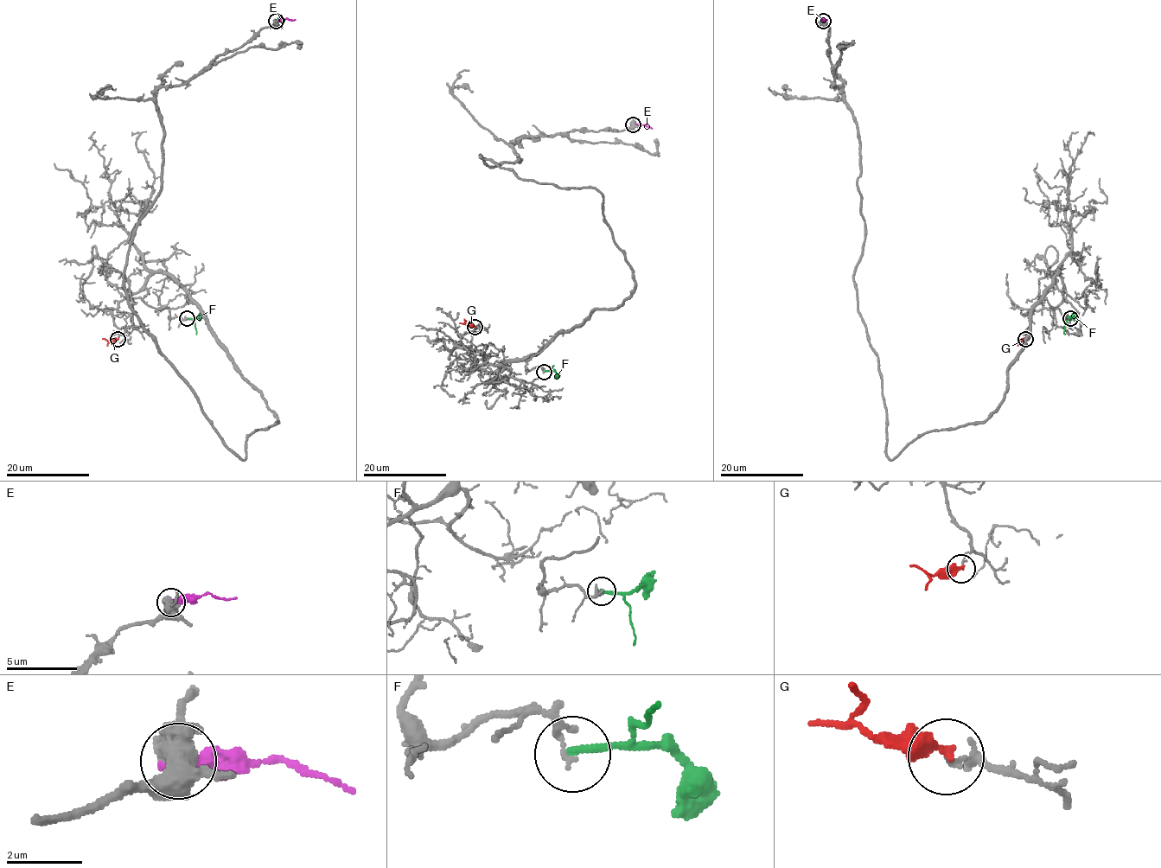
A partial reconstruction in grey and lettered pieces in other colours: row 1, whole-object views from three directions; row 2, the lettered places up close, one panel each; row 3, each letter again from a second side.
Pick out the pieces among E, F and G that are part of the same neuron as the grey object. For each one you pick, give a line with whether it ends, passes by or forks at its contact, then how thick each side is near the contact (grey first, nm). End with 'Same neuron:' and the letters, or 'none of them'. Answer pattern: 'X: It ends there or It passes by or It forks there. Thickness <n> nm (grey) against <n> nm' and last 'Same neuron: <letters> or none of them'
Same neuron: none of them

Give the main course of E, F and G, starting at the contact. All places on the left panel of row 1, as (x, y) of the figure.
E: (276, 21), (295, 20)
F: (187, 318), (194, 321), (196, 335)
G: (118, 340), (111, 340), (107, 346)

